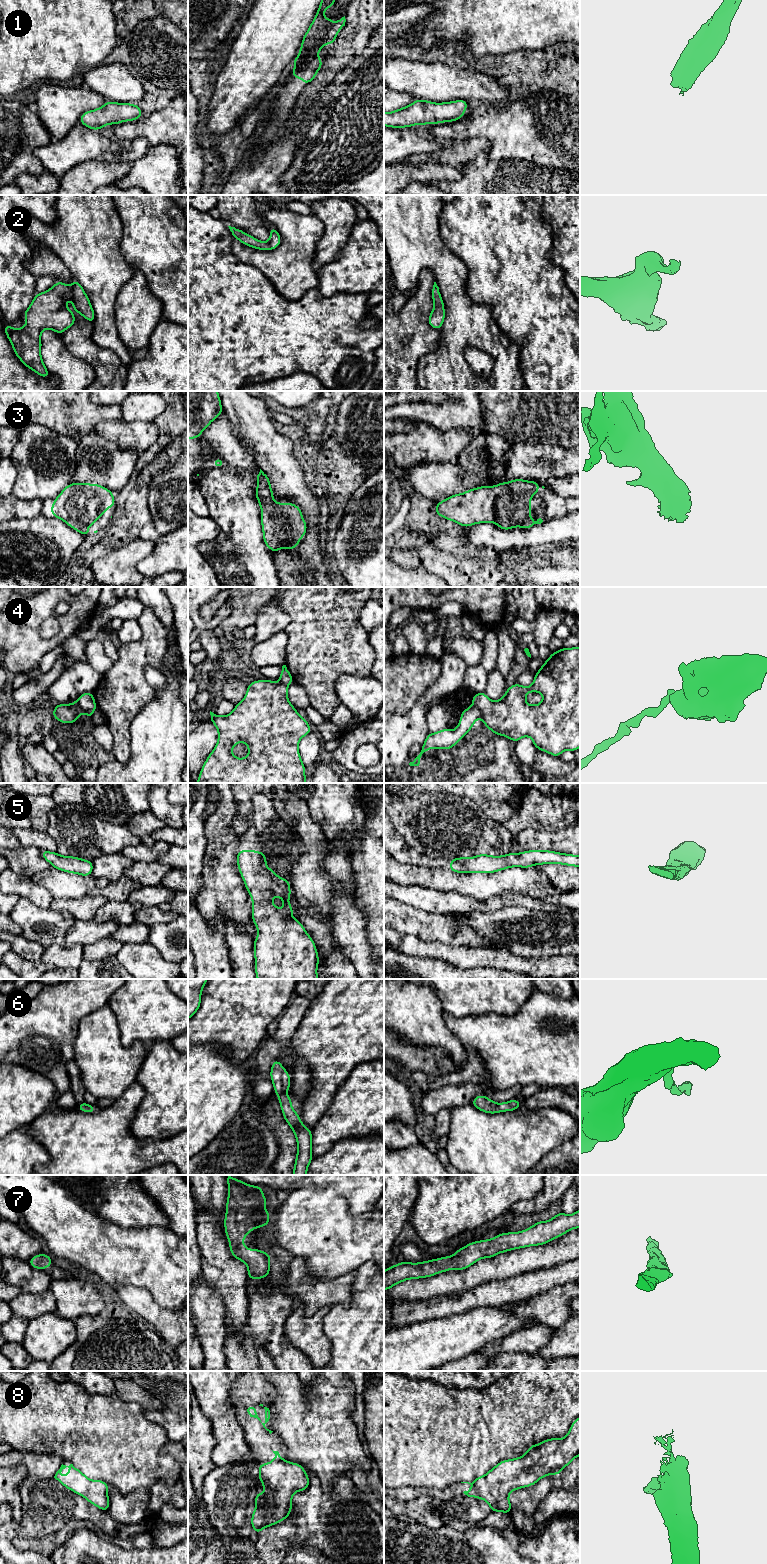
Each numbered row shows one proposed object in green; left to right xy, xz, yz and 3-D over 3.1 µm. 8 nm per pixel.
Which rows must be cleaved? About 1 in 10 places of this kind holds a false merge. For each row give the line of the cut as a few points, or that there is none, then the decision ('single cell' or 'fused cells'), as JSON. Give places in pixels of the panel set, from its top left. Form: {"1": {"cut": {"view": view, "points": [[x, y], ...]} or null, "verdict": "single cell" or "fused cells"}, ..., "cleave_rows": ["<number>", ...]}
{"1": {"cut": null, "verdict": "single cell"}, "2": {"cut": null, "verdict": "single cell"}, "3": {"cut": null, "verdict": "single cell"}, "4": {"cut": {"view": "yz", "points": [[473, 704], [482, 716]]}, "verdict": "fused cells"}, "5": {"cut": null, "verdict": "single cell"}, "6": {"cut": null, "verdict": "single cell"}, "7": {"cut": null, "verdict": "single cell"}, "8": {"cut": null, "verdict": "single cell"}, "cleave_rows": ["4"]}

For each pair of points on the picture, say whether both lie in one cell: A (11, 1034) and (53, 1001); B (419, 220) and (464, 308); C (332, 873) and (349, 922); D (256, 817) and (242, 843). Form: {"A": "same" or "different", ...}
{"A": "same", "B": "same", "C": "same", "D": "same"}

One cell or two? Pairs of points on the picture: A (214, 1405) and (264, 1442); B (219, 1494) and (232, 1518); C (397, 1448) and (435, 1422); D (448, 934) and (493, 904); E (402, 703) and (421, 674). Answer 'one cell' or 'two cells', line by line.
A: two cells
B: one cell
C: one cell
D: two cells
E: one cell

